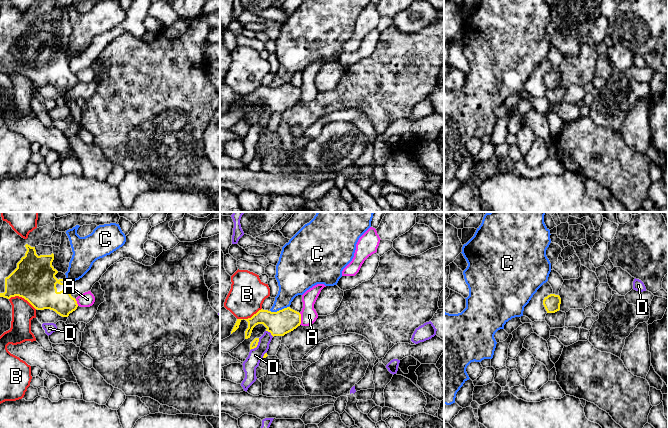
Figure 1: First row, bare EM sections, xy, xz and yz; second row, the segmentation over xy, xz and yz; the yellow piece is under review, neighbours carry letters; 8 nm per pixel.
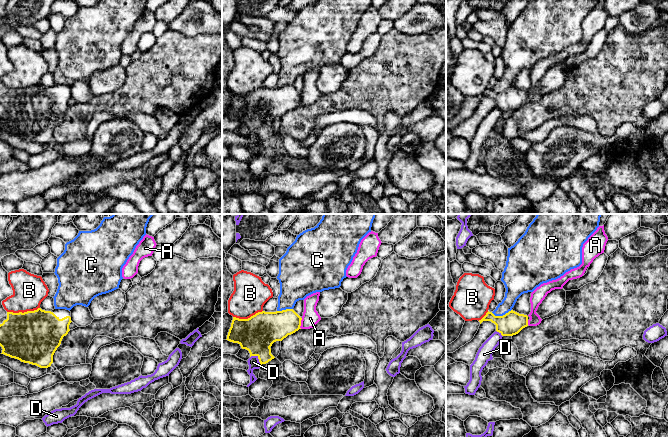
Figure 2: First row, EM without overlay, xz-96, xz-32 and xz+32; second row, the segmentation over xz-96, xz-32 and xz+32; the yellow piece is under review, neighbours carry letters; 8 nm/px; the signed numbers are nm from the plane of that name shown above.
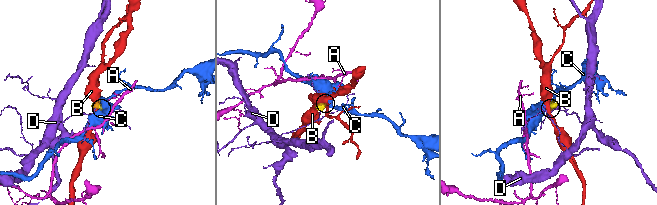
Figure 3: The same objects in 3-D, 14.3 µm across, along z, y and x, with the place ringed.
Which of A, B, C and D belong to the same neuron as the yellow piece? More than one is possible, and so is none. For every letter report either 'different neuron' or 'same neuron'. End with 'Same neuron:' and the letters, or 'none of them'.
A: different neuron
B: different neuron
C: different neuron
D: different neuron
Same neuron: none of them

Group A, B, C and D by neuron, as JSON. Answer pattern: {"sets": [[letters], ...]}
{"sets": [["A"], ["B"], ["C"], ["D"]]}

